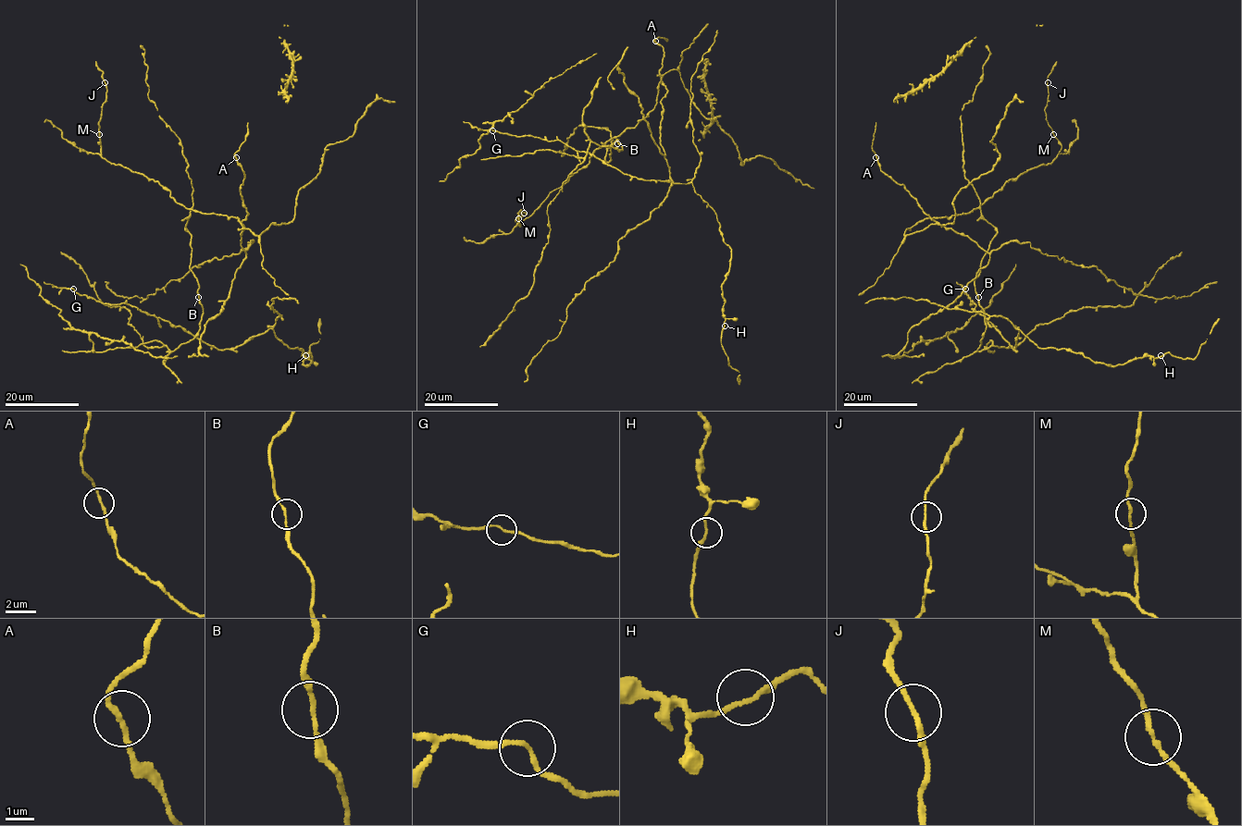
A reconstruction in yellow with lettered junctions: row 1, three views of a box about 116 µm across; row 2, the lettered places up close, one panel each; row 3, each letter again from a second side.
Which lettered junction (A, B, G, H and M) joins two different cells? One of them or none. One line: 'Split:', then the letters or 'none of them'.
Split: none of them

